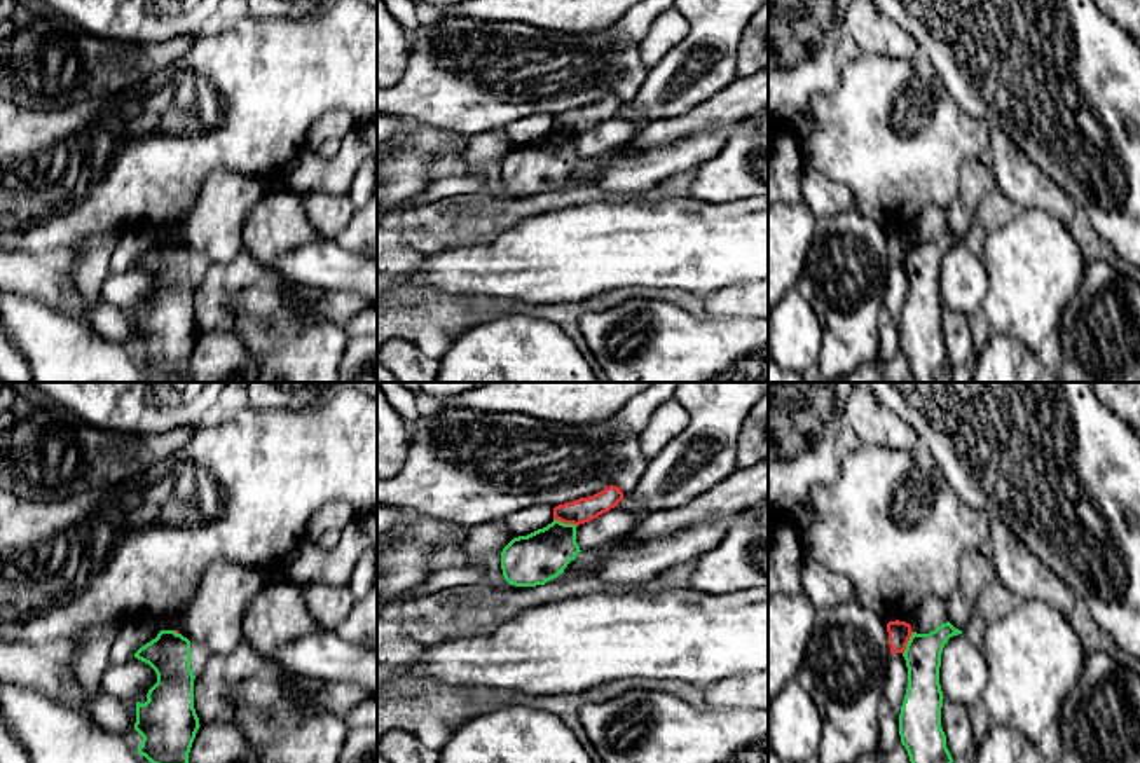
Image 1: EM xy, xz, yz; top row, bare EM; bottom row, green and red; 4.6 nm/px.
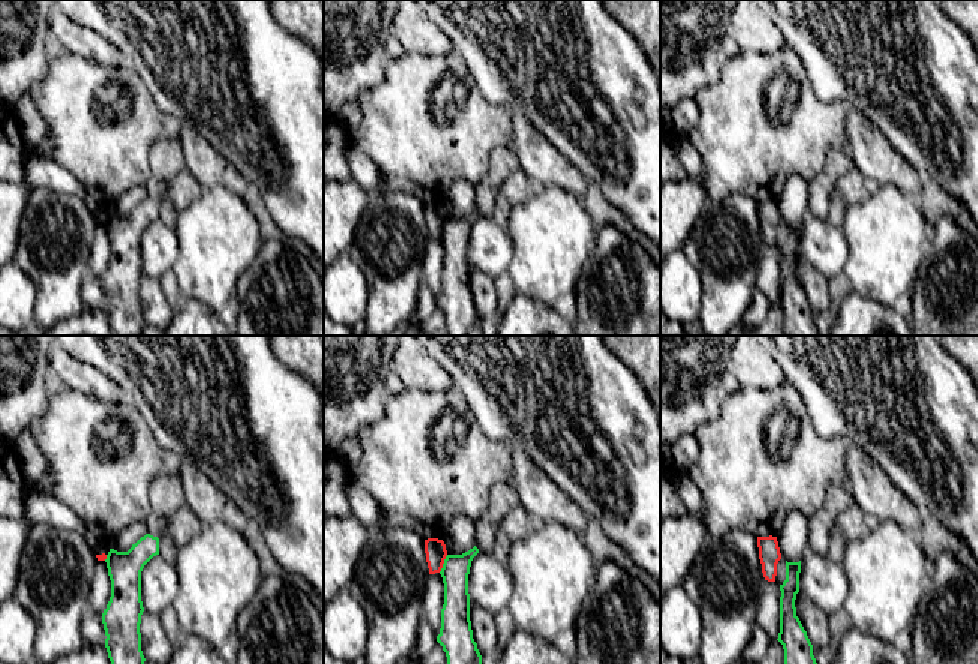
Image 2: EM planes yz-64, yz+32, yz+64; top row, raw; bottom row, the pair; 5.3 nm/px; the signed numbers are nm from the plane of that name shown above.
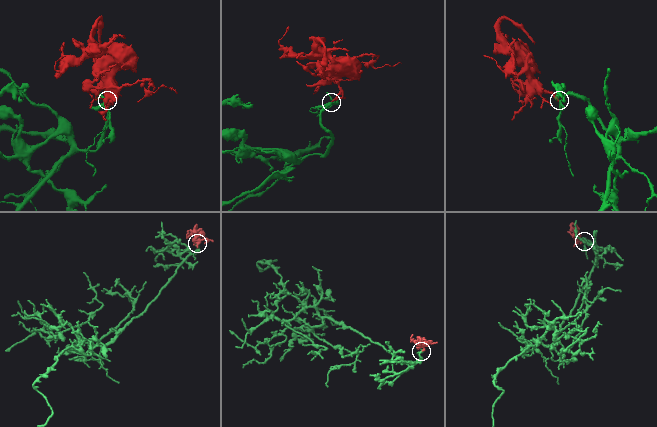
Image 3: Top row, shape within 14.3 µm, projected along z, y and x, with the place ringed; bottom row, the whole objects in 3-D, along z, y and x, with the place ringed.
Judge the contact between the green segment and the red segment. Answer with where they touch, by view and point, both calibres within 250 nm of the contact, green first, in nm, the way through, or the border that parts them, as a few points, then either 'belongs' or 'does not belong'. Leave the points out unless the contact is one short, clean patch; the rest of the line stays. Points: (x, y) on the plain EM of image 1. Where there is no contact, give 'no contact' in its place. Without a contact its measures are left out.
contact xz (566, 133); calibres 240 and 120 nm; border xz (554, 128), (576, 135); does not belong

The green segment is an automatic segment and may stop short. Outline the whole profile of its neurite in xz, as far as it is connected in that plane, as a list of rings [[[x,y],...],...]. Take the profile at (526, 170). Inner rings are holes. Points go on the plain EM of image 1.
[[[553,129],[527,145],[513,147],[501,161],[505,189],[515,196],[536,196],[557,187],[581,161],[576,136]]]

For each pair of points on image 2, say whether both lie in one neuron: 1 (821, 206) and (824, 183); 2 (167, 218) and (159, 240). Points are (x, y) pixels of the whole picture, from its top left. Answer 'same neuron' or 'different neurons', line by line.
1: same neuron
2: different neurons

